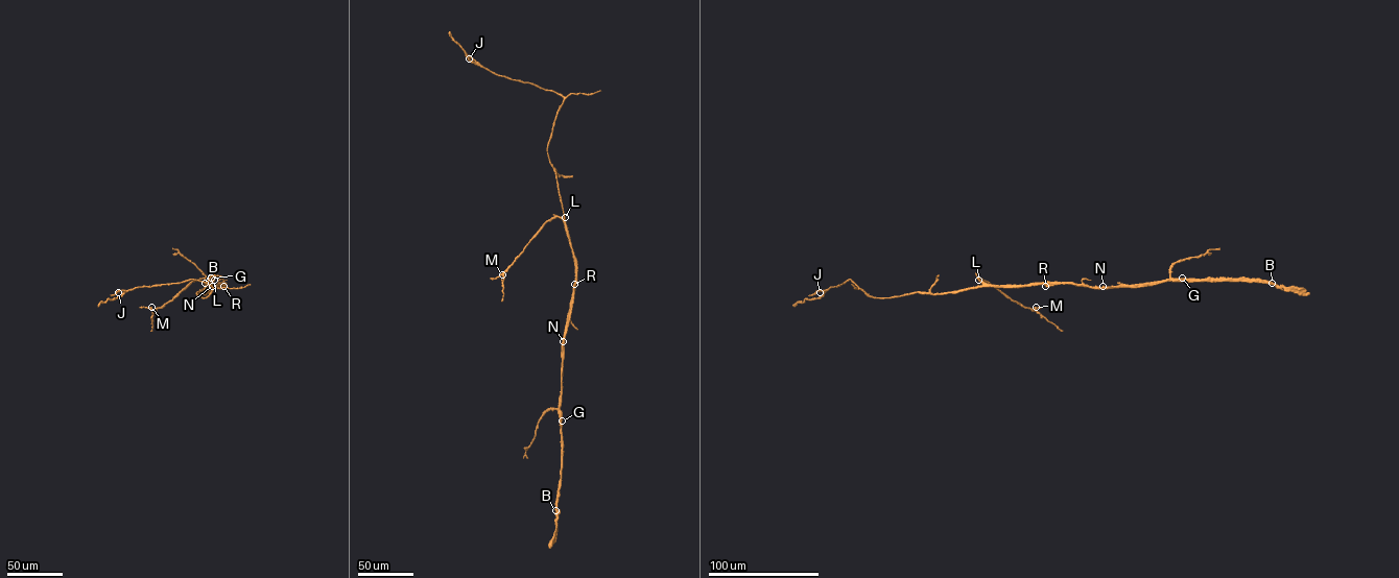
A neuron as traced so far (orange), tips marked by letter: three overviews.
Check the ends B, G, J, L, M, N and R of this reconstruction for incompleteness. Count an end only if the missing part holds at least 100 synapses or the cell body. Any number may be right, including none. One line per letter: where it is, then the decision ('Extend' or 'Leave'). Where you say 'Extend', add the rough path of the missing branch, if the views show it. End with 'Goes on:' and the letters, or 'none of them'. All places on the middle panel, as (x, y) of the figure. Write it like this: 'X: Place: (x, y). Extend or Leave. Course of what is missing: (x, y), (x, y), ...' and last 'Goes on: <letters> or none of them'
B: Place: (555, 510). Leave
G: Place: (562, 420). Leave
J: Place: (469, 58). Leave
L: Place: (565, 217). Extend. Course of what is missing: (565, 217), (596, 214), (606, 218), (648, 262), (674, 271)
M: Place: (502, 274). Leave
N: Place: (563, 341). Leave
R: Place: (574, 284). Leave
Goes on: L

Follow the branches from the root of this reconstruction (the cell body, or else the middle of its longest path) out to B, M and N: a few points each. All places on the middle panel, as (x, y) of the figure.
B: (570, 243), (575, 281), (563, 341), (559, 406), (561, 478), (555, 510)
M: (570, 243), (564, 221), (551, 217), (502, 274)
N: (570, 243), (575, 281), (563, 341)

